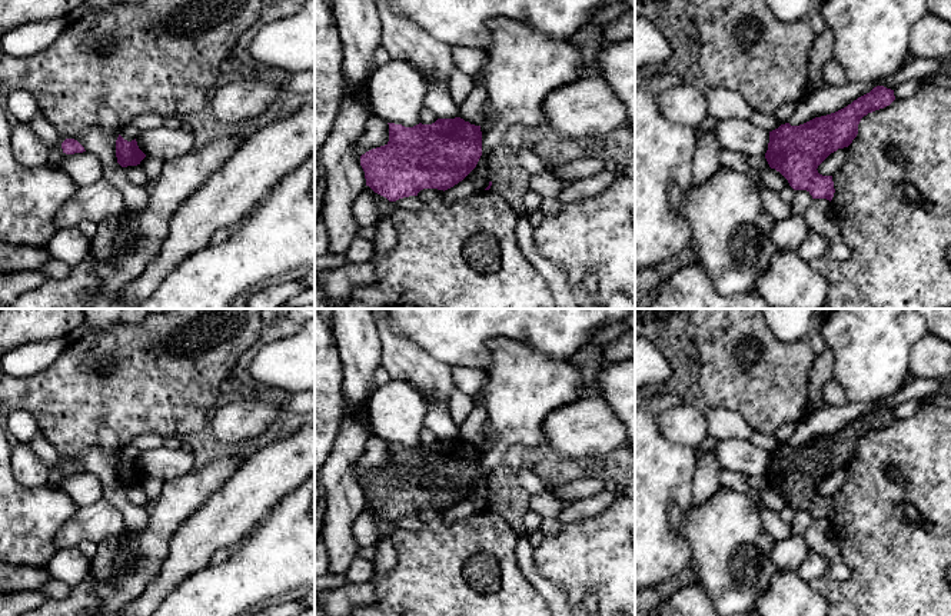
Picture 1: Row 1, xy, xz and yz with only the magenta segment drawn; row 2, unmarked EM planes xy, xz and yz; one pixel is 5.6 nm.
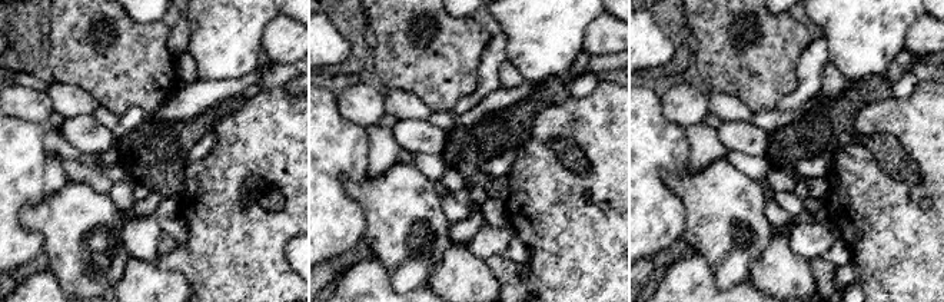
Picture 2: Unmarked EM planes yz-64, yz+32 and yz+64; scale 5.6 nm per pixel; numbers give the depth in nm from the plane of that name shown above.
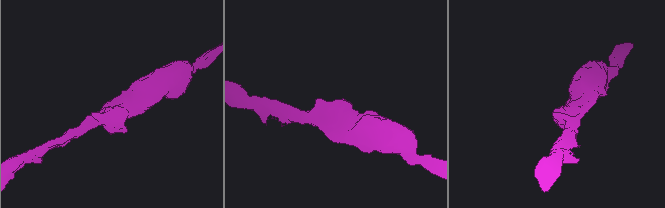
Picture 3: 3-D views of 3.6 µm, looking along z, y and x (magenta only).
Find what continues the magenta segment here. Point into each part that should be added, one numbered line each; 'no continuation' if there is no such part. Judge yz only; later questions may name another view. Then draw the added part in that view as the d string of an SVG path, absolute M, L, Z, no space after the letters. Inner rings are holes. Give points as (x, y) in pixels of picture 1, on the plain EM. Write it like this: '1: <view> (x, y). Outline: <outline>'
no continuation

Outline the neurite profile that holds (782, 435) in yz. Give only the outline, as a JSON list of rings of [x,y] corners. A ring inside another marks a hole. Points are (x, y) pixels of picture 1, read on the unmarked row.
[[[785,423],[782,424],[775,433],[774,436],[777,437],[779,444],[785,444],[788,443],[789,437],[792,436],[792,433],[795,432],[797,426],[799,423]]]

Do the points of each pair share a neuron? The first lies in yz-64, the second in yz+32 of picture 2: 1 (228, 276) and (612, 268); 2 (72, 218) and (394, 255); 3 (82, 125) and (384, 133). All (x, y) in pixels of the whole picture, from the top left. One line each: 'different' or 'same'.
1: same
2: same
3: different

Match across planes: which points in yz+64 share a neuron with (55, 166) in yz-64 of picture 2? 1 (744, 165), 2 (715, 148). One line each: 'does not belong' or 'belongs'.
1: belongs
2: belongs

